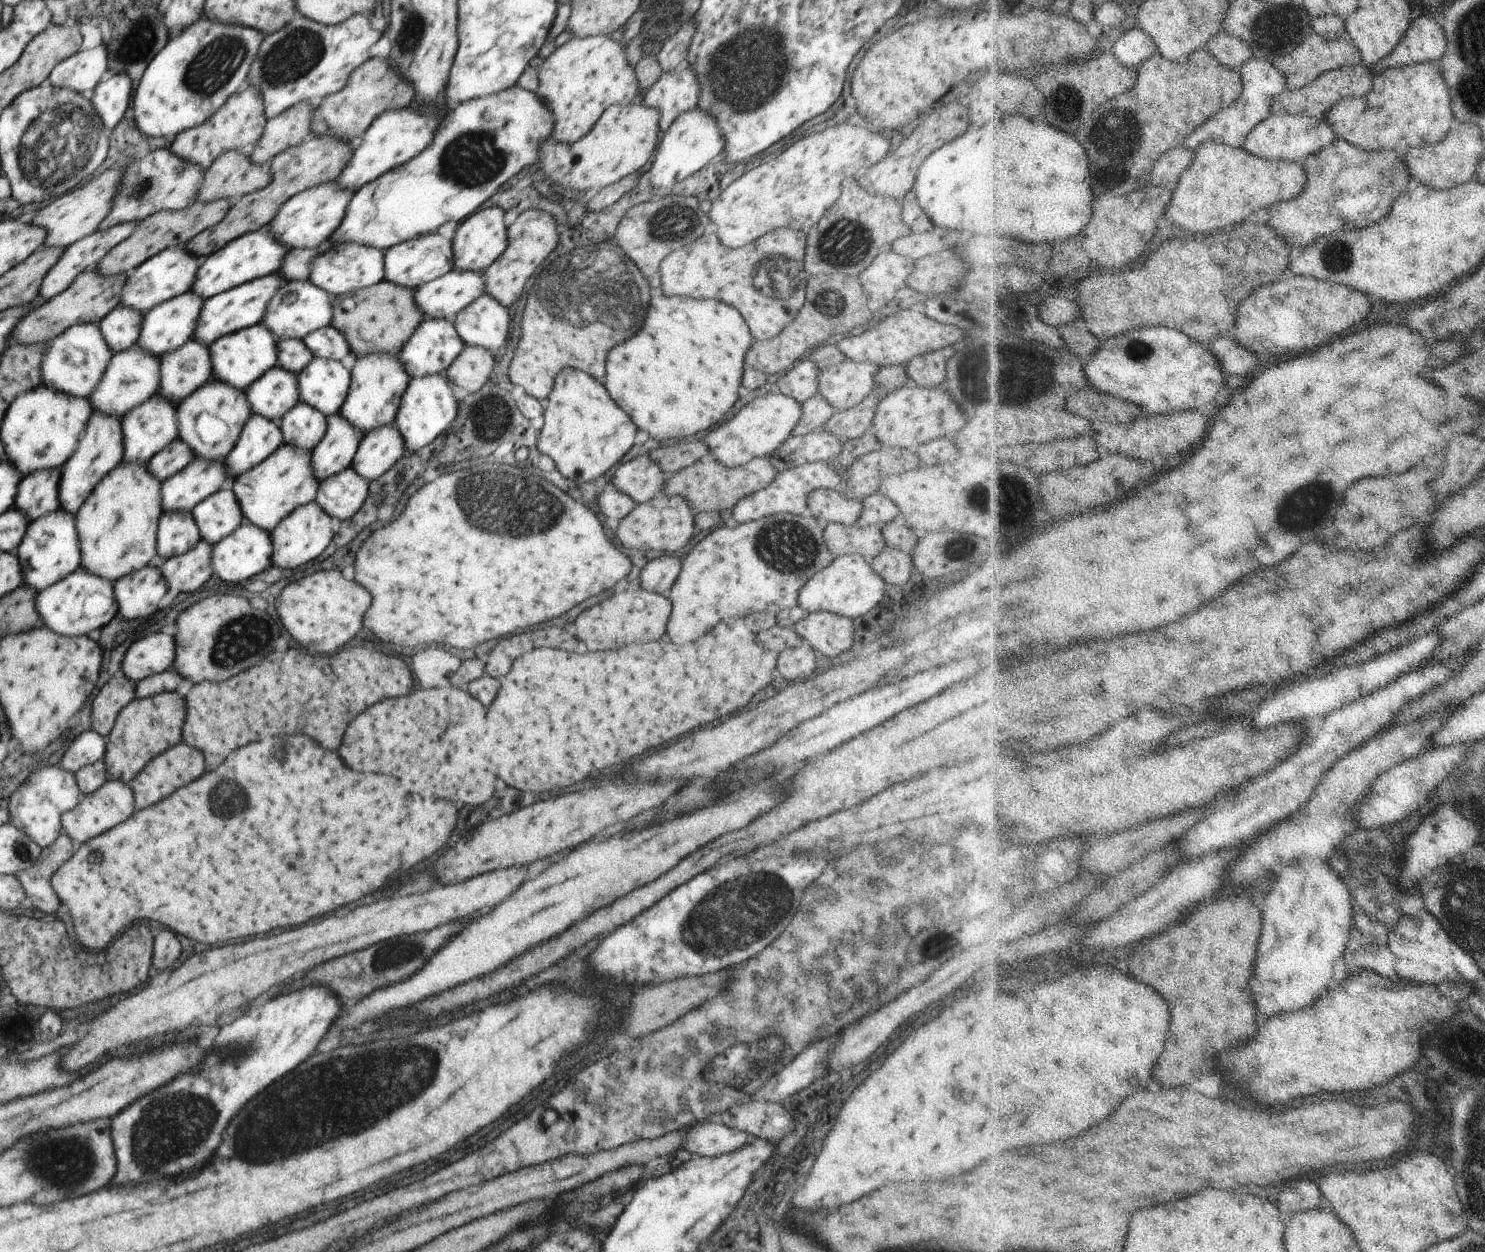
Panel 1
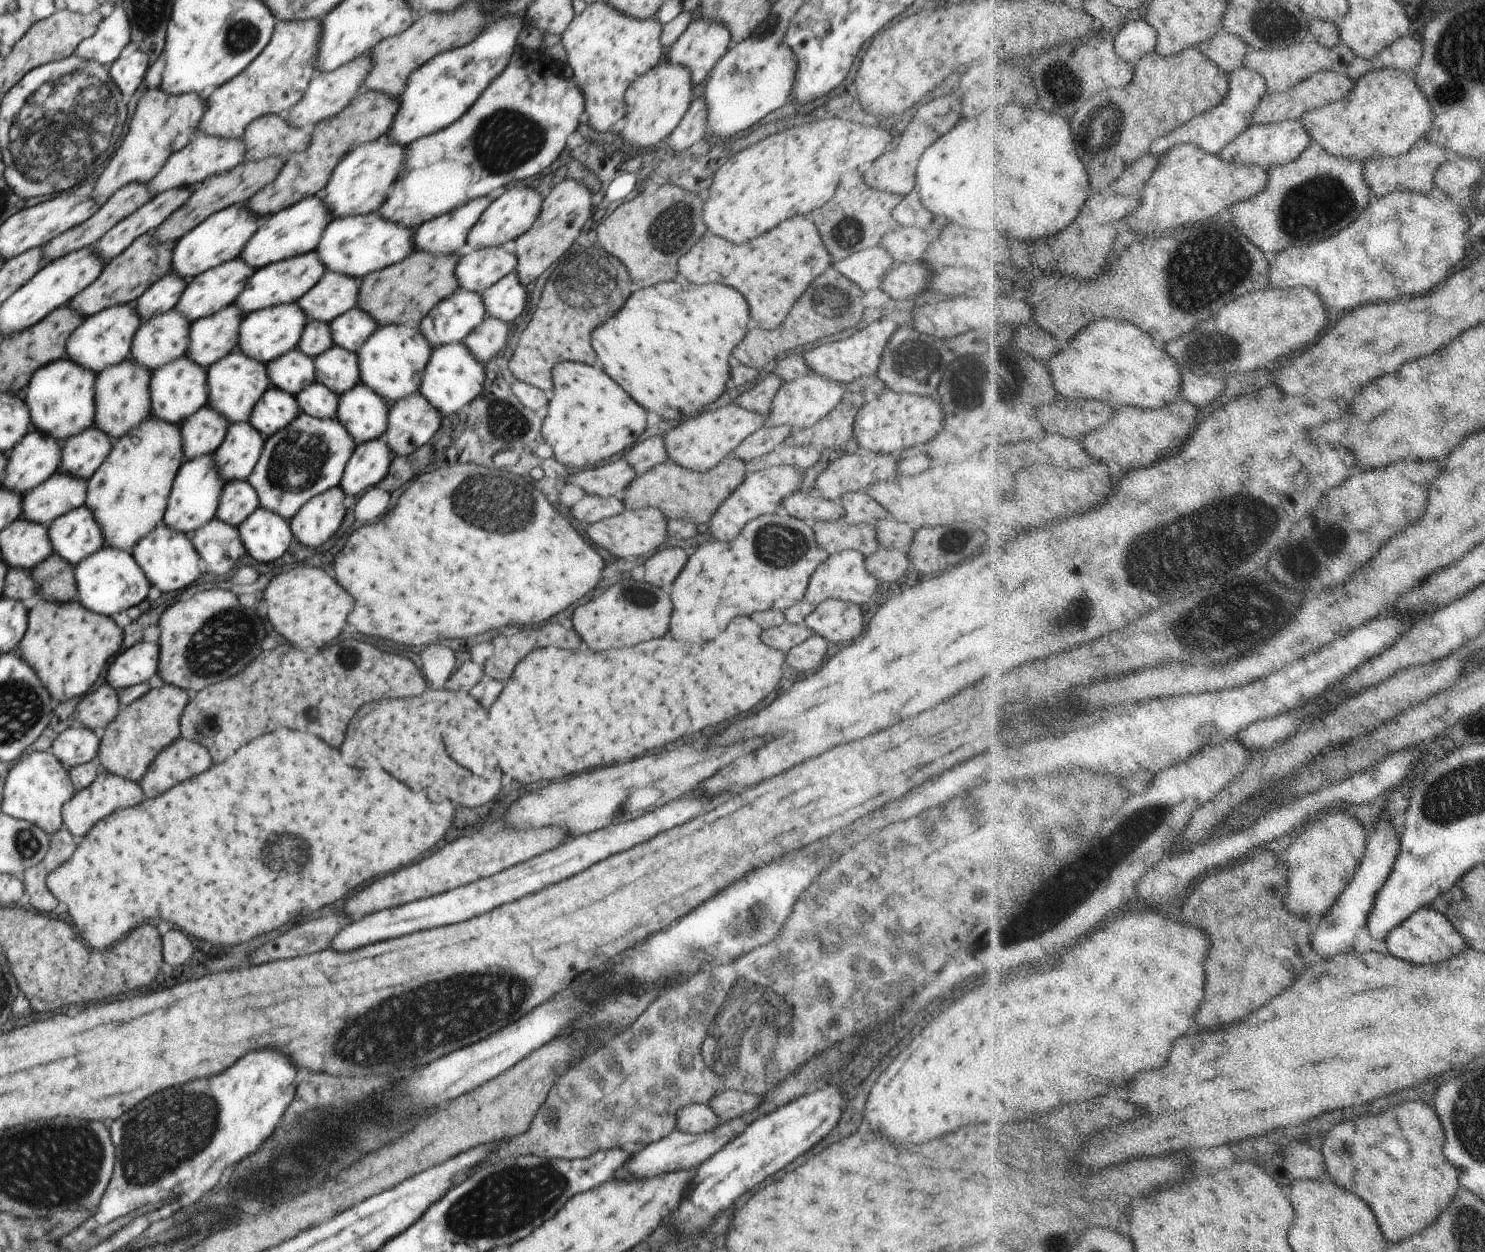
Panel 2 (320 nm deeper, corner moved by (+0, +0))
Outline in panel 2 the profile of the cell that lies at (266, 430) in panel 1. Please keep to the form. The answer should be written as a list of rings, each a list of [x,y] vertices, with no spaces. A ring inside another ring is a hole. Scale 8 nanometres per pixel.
[[[271,387],[254,406],[249,422],[267,439],[292,424],[299,415],[296,397]]]

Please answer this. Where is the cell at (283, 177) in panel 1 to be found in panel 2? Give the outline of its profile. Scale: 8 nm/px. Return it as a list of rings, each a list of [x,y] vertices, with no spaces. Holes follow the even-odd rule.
[[[361,90],[346,108],[338,112],[336,116],[318,122],[309,129],[310,143],[308,148],[298,154],[291,154],[285,160],[278,176],[260,188],[254,196],[248,198],[246,208],[254,212],[260,220],[266,216],[277,214],[298,202],[320,194],[324,186],[328,184],[330,174],[334,168],[354,149],[362,144],[376,141],[387,135],[394,121],[394,114],[398,112],[398,99],[374,90]]]

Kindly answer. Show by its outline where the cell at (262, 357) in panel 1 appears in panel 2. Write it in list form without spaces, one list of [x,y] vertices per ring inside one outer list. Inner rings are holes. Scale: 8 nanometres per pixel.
[[[296,303],[280,304],[280,306],[256,310],[256,312],[245,315],[240,328],[238,328],[237,349],[244,356],[267,365],[272,360],[298,347],[298,342],[300,342],[302,332],[307,324],[304,312],[298,308]]]

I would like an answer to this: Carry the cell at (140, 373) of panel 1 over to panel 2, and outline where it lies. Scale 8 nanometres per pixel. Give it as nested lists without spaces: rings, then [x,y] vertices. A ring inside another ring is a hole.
[[[178,310],[154,316],[137,330],[128,358],[153,373],[186,355],[190,326]]]

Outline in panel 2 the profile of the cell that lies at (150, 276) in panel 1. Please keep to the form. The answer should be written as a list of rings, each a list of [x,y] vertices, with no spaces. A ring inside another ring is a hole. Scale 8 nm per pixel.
[[[245,204],[230,206],[230,208],[224,208],[216,214],[212,214],[176,242],[176,246],[172,250],[171,272],[189,282],[196,276],[216,268],[216,266],[238,258],[244,244],[258,230],[260,222],[258,216],[254,212],[250,212]]]

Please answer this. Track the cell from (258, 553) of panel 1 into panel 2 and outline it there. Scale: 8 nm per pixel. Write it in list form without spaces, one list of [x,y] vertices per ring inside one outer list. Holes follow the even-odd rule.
[[[260,506],[238,528],[248,554],[260,562],[278,560],[295,539],[289,519]]]

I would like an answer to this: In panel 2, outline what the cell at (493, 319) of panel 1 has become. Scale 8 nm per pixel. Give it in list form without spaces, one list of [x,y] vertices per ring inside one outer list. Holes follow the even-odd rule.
[[[514,271],[484,290],[481,296],[488,318],[496,318],[512,325],[526,311],[526,288],[520,284]]]

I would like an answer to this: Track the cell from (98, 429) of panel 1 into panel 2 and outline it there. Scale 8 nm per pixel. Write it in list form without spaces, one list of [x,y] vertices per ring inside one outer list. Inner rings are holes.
[[[129,358],[120,364],[108,366],[95,378],[95,426],[100,428],[113,441],[138,428],[151,417],[150,380],[151,372]]]

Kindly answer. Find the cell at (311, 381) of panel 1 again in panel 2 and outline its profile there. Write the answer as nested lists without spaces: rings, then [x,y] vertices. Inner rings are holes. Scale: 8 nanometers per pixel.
[[[333,345],[313,361],[316,370],[315,381],[324,384],[338,396],[360,383],[360,370],[355,352],[348,352]]]

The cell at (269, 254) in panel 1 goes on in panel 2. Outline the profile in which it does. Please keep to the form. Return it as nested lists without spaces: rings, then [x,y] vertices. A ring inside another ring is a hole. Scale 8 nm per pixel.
[[[320,194],[306,198],[290,208],[286,208],[277,214],[264,217],[254,236],[244,244],[238,260],[246,262],[252,266],[255,271],[264,268],[270,264],[281,262],[312,252],[318,246],[324,228],[333,220],[330,210],[322,202]]]

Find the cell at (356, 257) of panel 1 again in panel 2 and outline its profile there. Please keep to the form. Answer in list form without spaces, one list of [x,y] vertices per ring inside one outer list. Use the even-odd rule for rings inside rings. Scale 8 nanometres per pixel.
[[[378,211],[360,216],[335,218],[324,228],[320,242],[316,246],[316,254],[326,271],[362,280],[368,274],[398,264],[413,254],[413,232],[413,228],[396,224],[392,220],[384,220]]]

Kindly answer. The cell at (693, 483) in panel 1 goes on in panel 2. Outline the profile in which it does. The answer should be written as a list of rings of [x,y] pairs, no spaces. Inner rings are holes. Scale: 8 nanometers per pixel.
[[[733,454],[724,457],[714,468],[696,472],[672,460],[657,464],[650,471],[634,479],[620,497],[625,509],[633,511],[646,507],[659,508],[666,518],[682,518],[689,523],[708,524],[716,509],[740,486],[746,476],[744,461]]]

